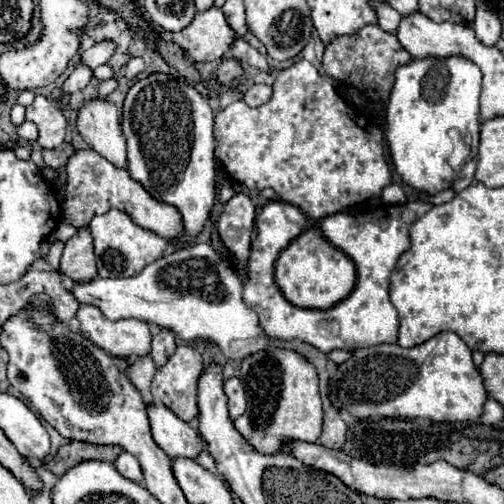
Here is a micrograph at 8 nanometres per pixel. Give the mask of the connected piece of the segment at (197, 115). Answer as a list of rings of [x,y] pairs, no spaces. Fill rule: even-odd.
[[[149,74],[147,78],[137,80],[129,88],[127,98],[125,98],[121,126],[123,126],[123,136],[127,140],[127,158],[129,158],[131,178],[141,182],[151,196],[167,204],[173,204],[183,214],[185,232],[179,238],[179,242],[197,238],[215,202],[213,110],[207,98],[203,98],[195,86],[185,84],[179,78],[173,78],[169,74]]]

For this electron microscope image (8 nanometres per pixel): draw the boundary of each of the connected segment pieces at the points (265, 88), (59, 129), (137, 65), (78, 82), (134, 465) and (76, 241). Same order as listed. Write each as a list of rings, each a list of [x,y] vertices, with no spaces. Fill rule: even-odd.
[[[253,84],[247,88],[247,92],[243,94],[243,100],[247,106],[255,108],[265,104],[271,98],[271,86],[269,84]]]
[[[35,100],[27,110],[27,120],[35,122],[39,128],[37,144],[41,148],[57,148],[65,140],[67,120],[61,110],[55,110],[49,100]]]
[[[129,58],[129,62],[125,64],[125,78],[135,78],[139,72],[143,72],[145,62],[141,58]]]
[[[77,64],[75,70],[73,70],[73,74],[63,82],[63,86],[59,86],[59,88],[55,88],[51,92],[53,98],[61,100],[61,96],[65,96],[65,94],[73,94],[77,90],[83,90],[89,84],[91,76],[93,76],[93,72],[85,64]]]
[[[121,452],[121,456],[115,460],[115,468],[119,470],[119,474],[123,474],[125,478],[129,478],[133,482],[141,482],[143,480],[141,466],[135,460],[135,456],[131,456],[129,452]]]
[[[81,228],[75,236],[71,236],[65,242],[59,272],[79,284],[87,280],[95,280],[97,268],[95,268],[93,238],[91,238],[89,228]]]

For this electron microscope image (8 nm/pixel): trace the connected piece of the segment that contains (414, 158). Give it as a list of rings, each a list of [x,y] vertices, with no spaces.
[[[451,56],[443,60],[423,58],[423,60],[413,60],[411,64],[397,68],[395,84],[391,90],[389,104],[387,104],[387,134],[385,136],[387,136],[393,166],[405,184],[429,196],[441,190],[447,190],[453,184],[457,174],[447,162],[453,150],[453,142],[447,136],[447,132],[451,128],[457,128],[461,134],[479,132],[479,94],[481,94],[481,72],[473,62],[461,56]]]

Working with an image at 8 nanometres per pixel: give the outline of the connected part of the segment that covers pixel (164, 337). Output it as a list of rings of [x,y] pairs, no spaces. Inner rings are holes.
[[[161,330],[159,334],[153,336],[153,350],[151,350],[151,356],[155,360],[155,368],[161,368],[169,358],[171,354],[175,352],[175,334],[171,330]]]

